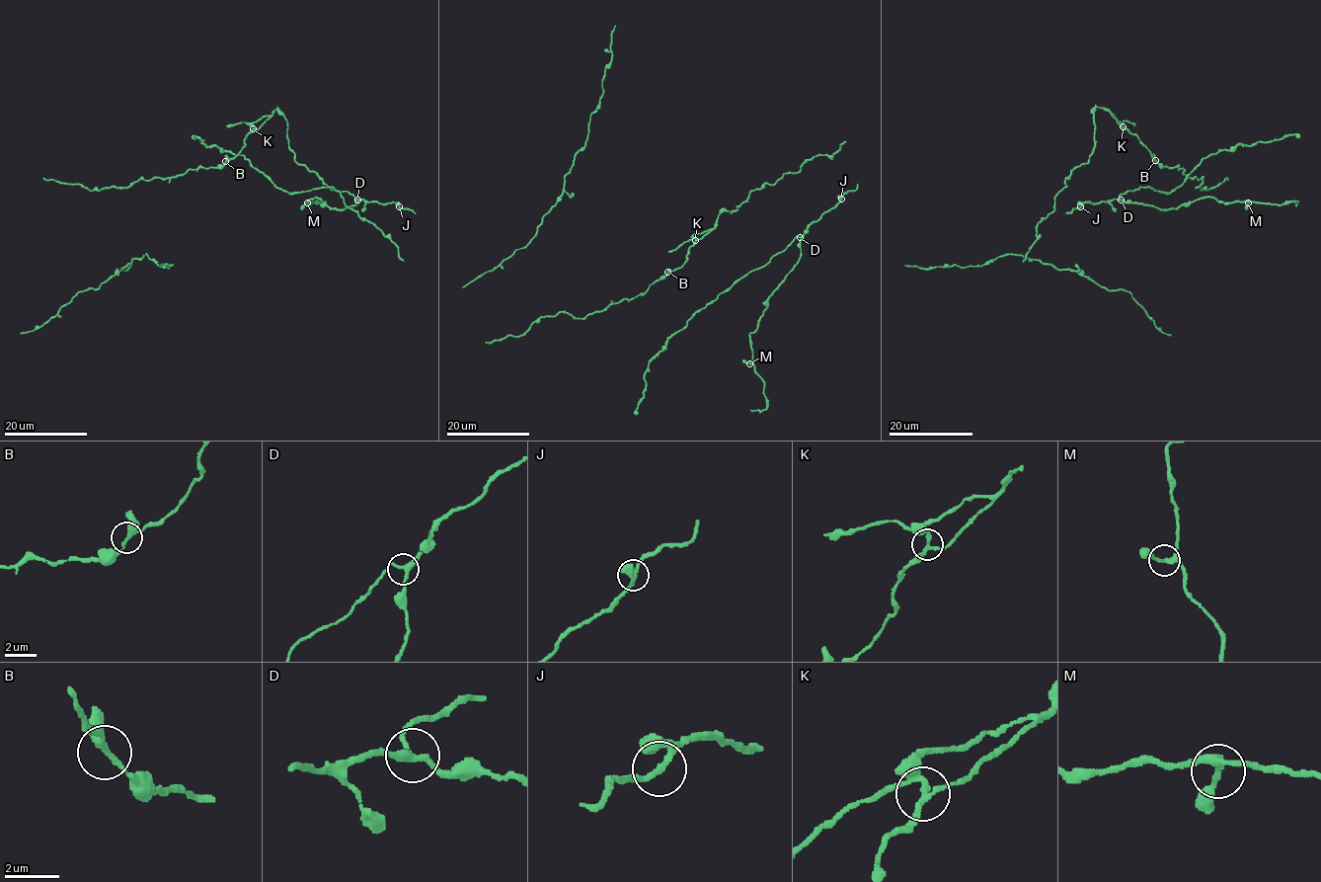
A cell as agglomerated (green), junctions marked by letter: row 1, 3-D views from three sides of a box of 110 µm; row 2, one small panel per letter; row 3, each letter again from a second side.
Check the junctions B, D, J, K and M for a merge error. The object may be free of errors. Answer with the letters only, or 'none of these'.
K

